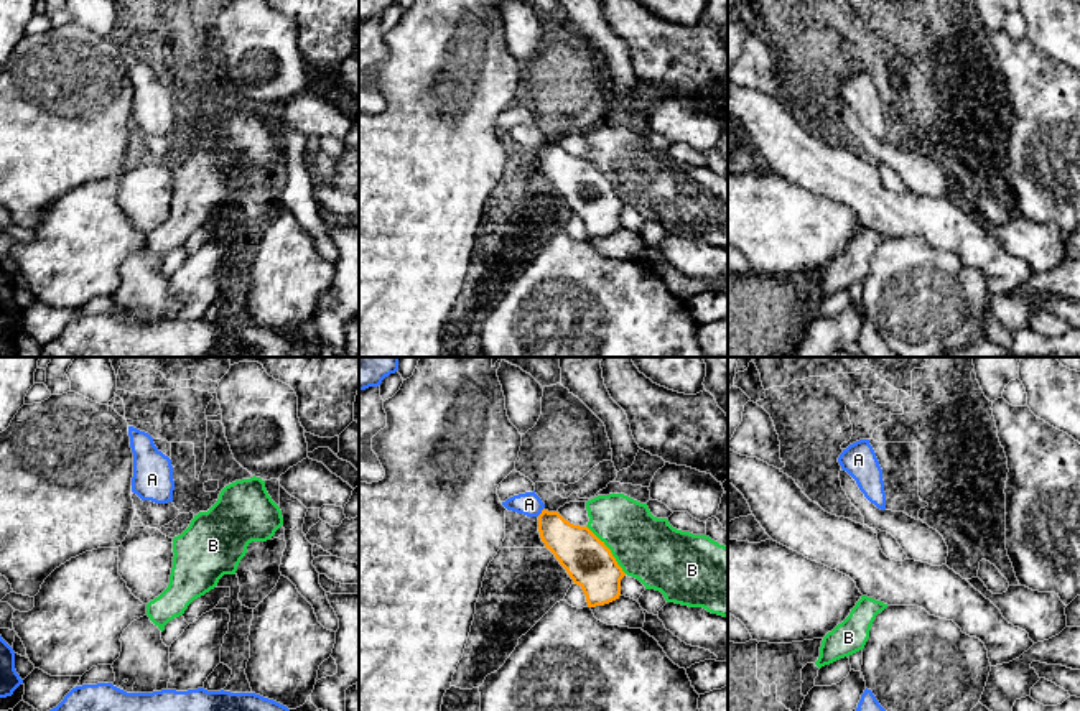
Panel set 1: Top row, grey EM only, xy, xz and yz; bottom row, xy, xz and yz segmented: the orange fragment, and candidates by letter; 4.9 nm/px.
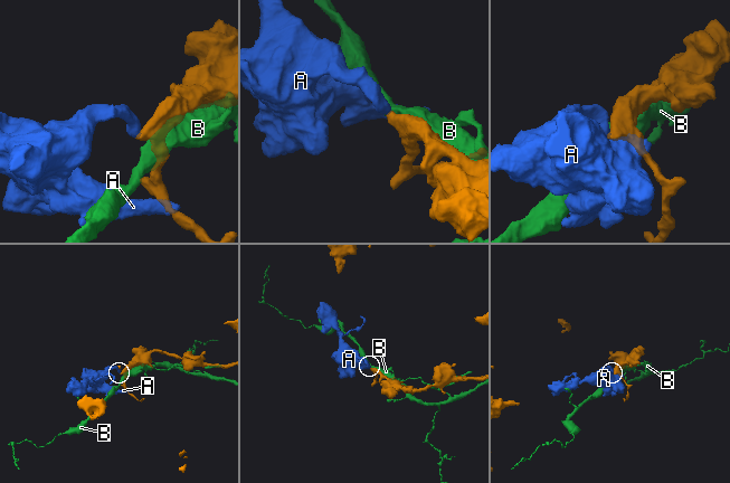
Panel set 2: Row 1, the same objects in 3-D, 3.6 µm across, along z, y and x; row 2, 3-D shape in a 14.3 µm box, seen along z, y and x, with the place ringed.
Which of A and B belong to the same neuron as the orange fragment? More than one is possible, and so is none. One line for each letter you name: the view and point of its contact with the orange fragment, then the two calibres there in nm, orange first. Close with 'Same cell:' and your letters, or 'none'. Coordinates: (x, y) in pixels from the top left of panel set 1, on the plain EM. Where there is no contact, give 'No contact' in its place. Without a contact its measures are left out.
A: Touches orange at xz (542, 144). Thickness 220 nm (orange) against 120 nm
Same cell: A

